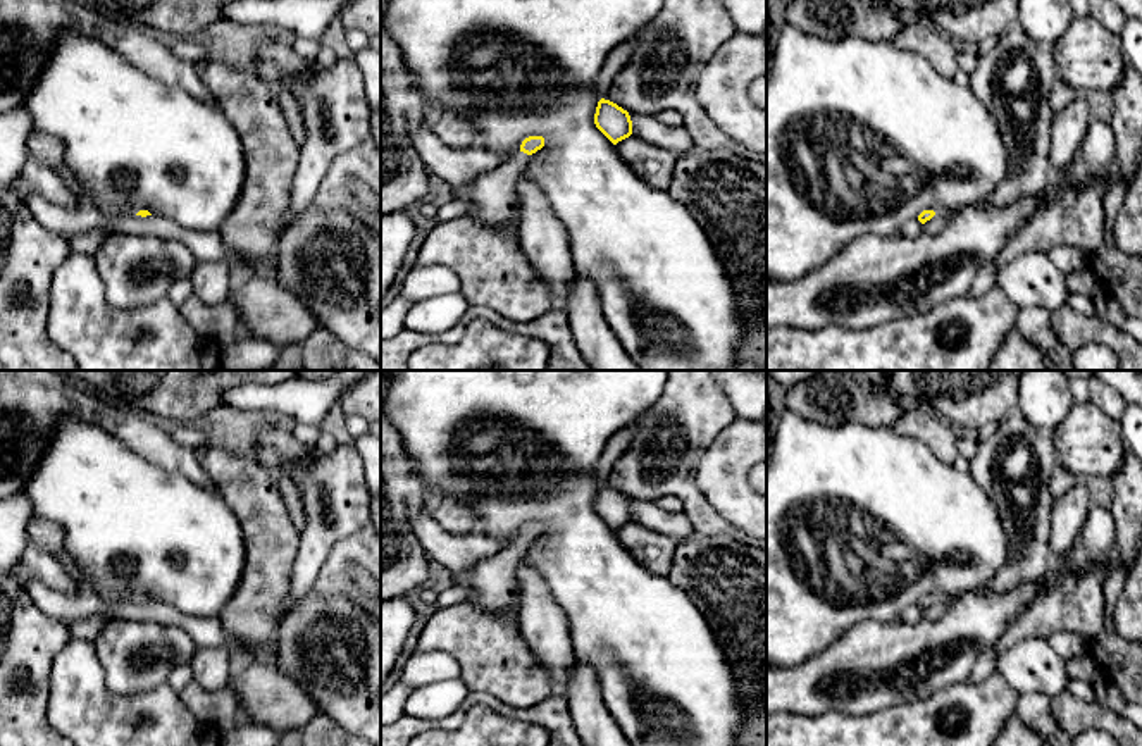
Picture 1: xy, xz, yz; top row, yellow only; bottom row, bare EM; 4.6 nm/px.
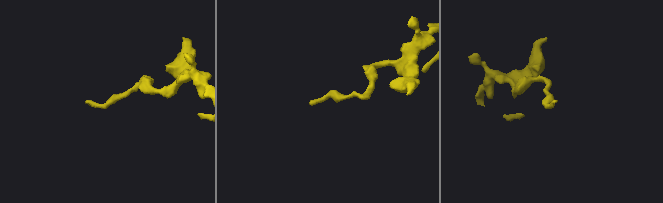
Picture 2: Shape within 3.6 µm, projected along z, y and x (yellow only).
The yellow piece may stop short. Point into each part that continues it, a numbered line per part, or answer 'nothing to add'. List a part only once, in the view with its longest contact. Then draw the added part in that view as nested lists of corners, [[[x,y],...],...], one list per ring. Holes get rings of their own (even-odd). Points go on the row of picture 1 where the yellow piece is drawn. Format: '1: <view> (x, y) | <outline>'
1: xz (495, 197) | [[[517,152],[494,171],[481,174],[474,183],[453,186],[456,200],[469,200],[474,210],[469,217],[486,224],[520,226],[520,203],[517,183],[522,177],[529,155]]]

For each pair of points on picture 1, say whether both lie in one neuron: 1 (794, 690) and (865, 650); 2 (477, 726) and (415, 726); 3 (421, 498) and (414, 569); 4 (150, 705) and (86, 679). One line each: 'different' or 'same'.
1: same
2: different
3: same
4: same

